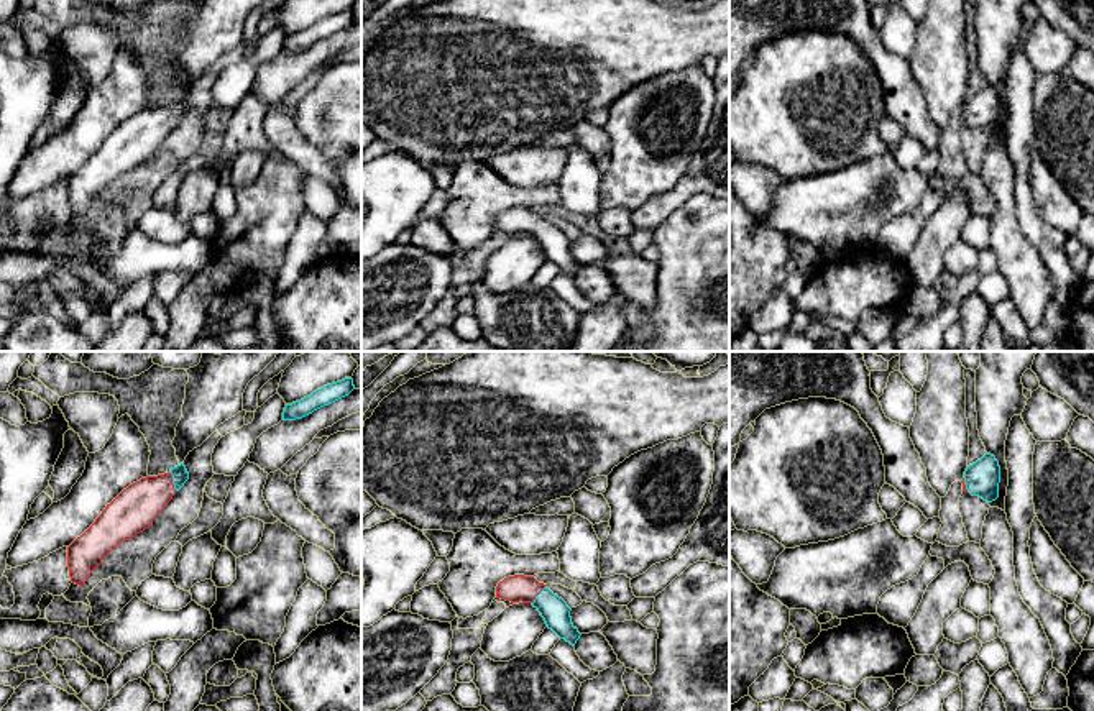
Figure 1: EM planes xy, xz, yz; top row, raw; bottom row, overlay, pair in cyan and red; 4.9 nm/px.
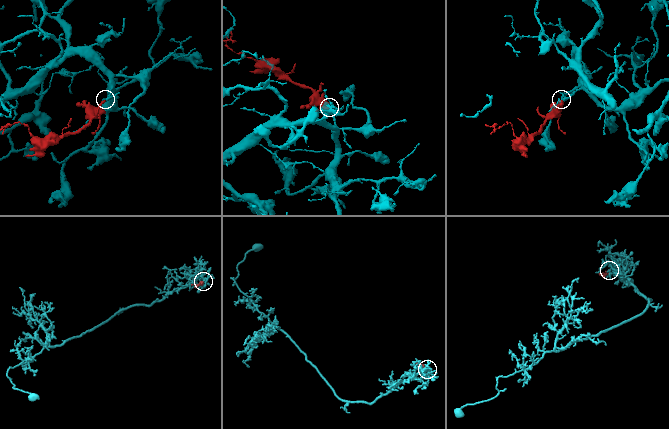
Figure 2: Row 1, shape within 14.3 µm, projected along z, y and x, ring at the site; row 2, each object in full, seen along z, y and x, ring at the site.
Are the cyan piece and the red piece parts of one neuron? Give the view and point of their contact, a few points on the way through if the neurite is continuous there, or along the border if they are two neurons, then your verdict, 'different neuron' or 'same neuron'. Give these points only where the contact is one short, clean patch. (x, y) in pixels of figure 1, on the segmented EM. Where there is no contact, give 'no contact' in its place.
xy (173, 481) | across xy (179, 473), (173, 481), (151, 493), (133, 509) | same neuron

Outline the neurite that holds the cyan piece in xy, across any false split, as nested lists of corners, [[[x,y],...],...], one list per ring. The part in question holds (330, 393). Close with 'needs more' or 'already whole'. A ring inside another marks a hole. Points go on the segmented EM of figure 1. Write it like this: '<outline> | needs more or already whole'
[[[352,378],[327,384],[301,401],[286,404],[283,420],[302,419],[314,411],[348,396],[353,389],[355,386]]] | already whole

